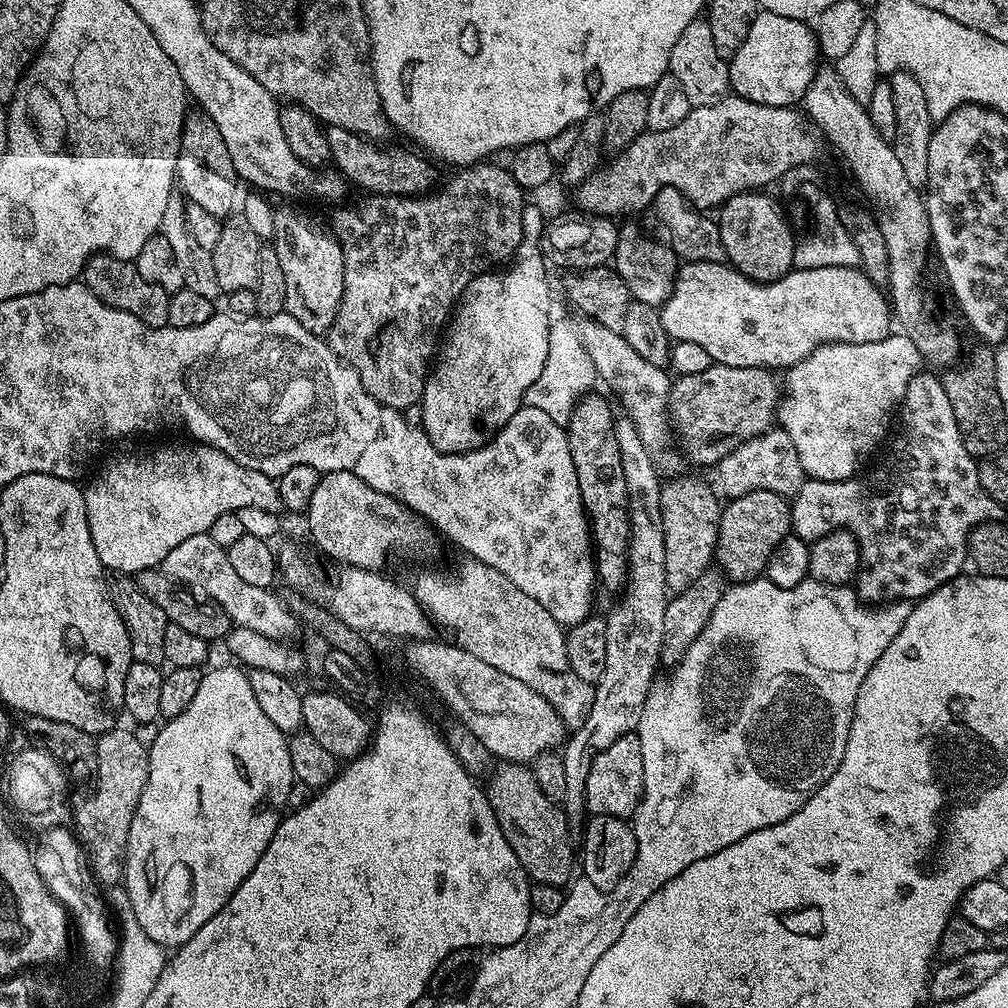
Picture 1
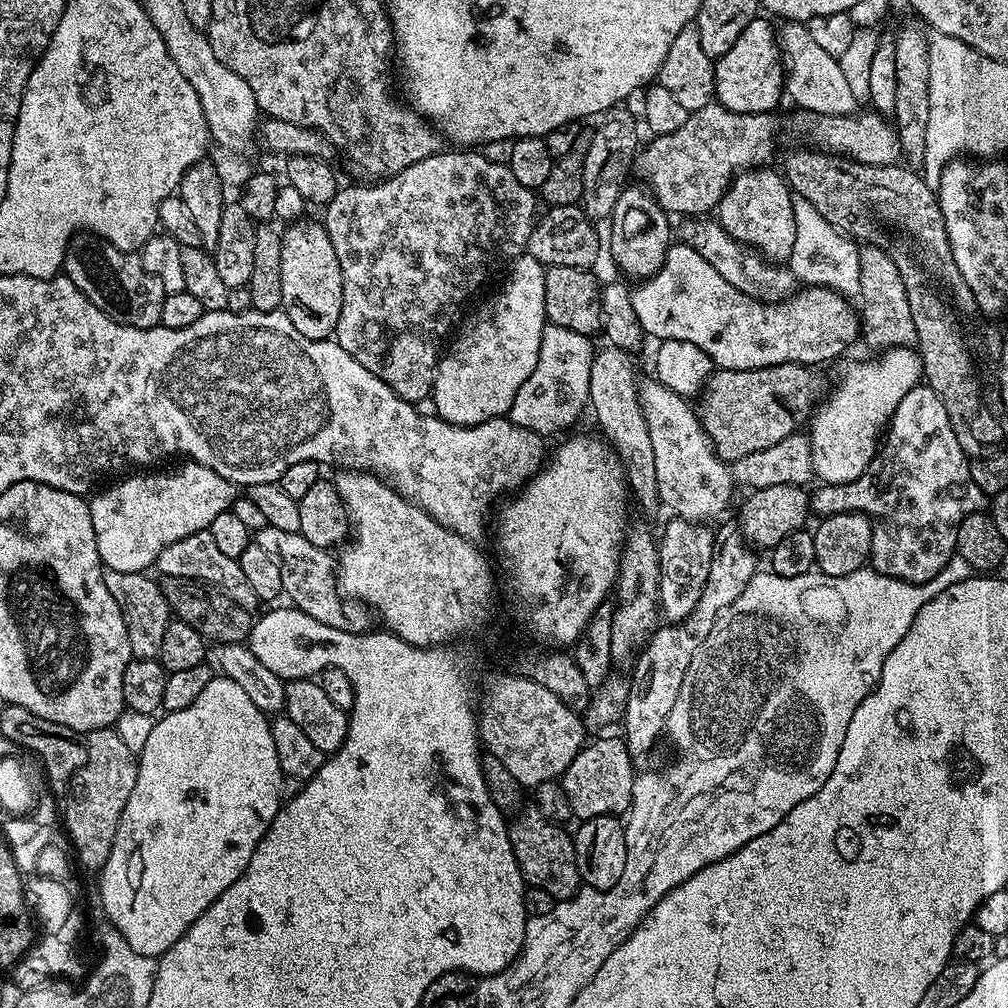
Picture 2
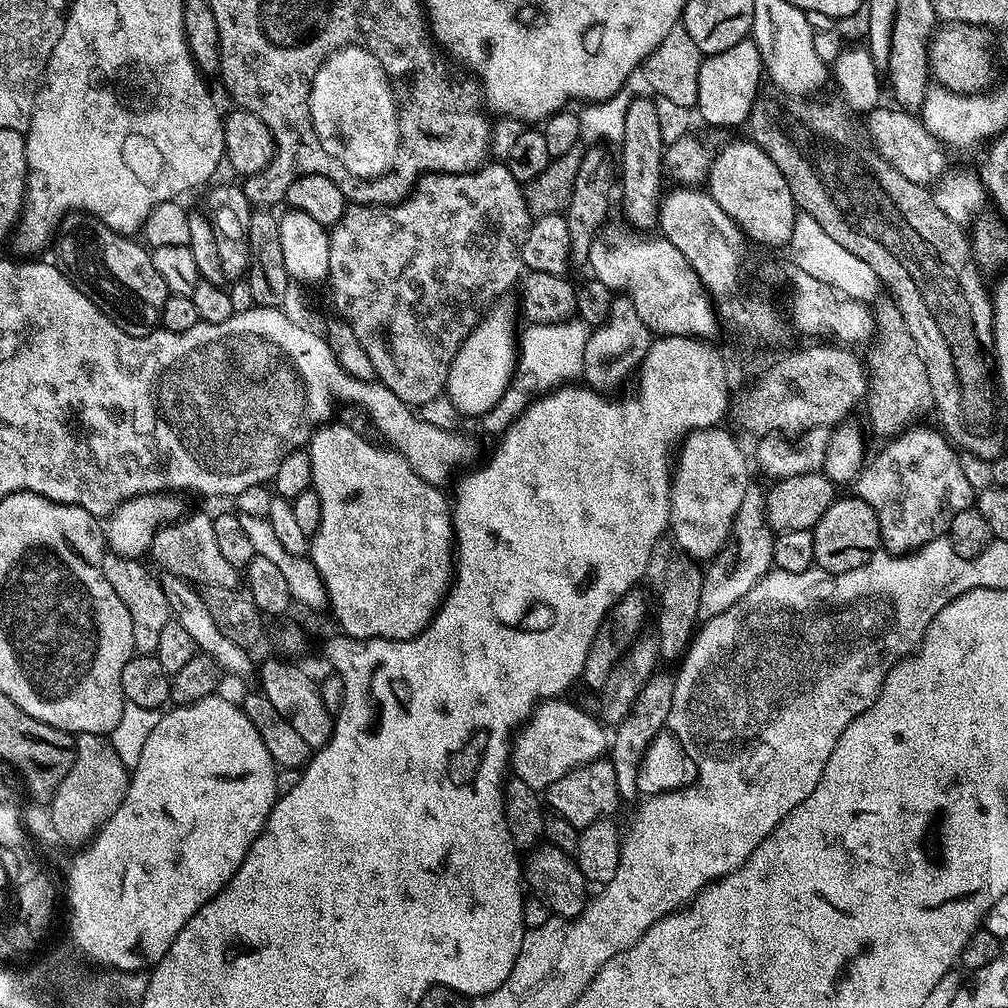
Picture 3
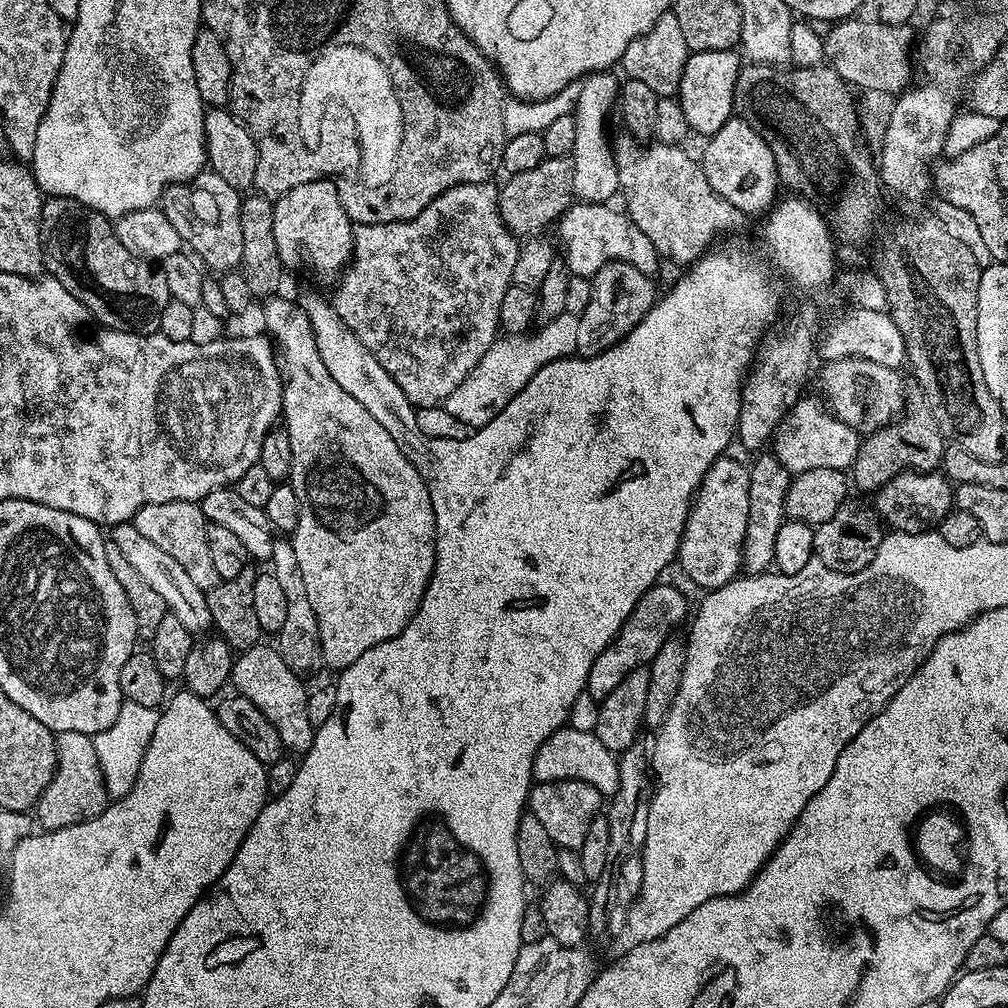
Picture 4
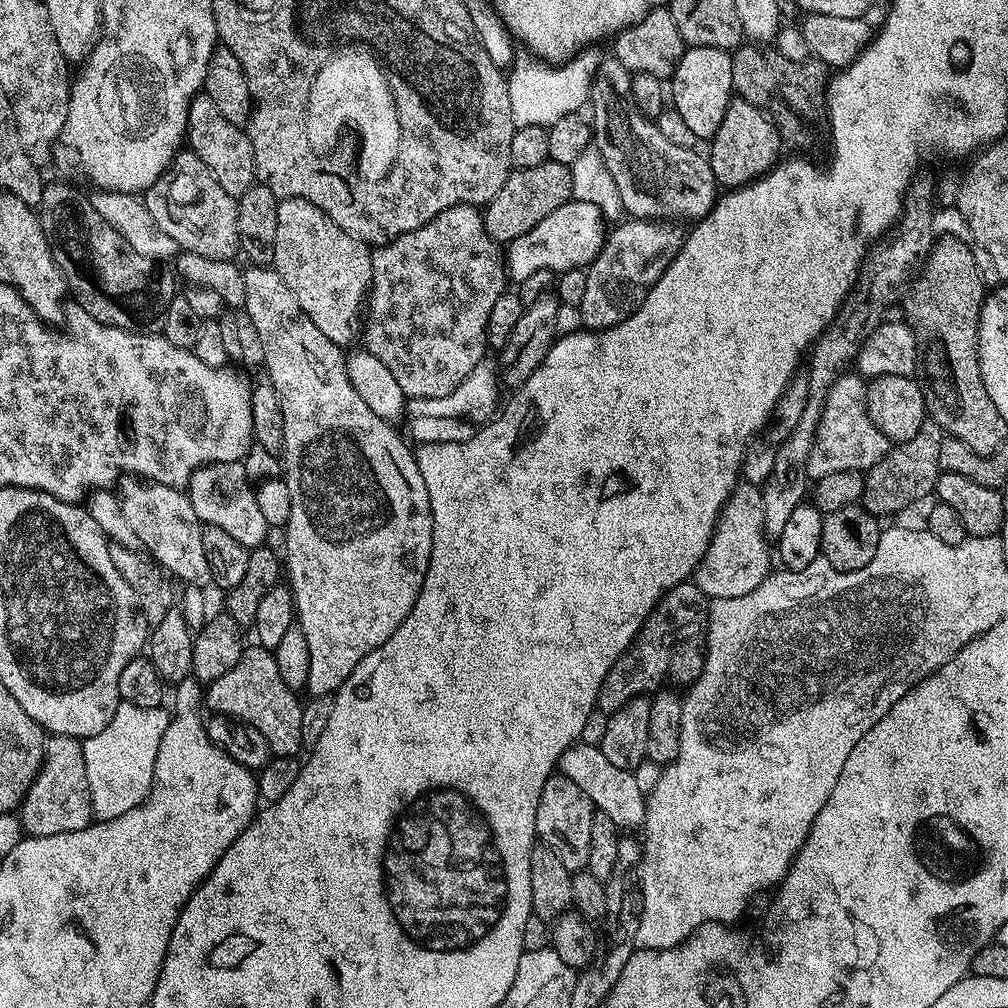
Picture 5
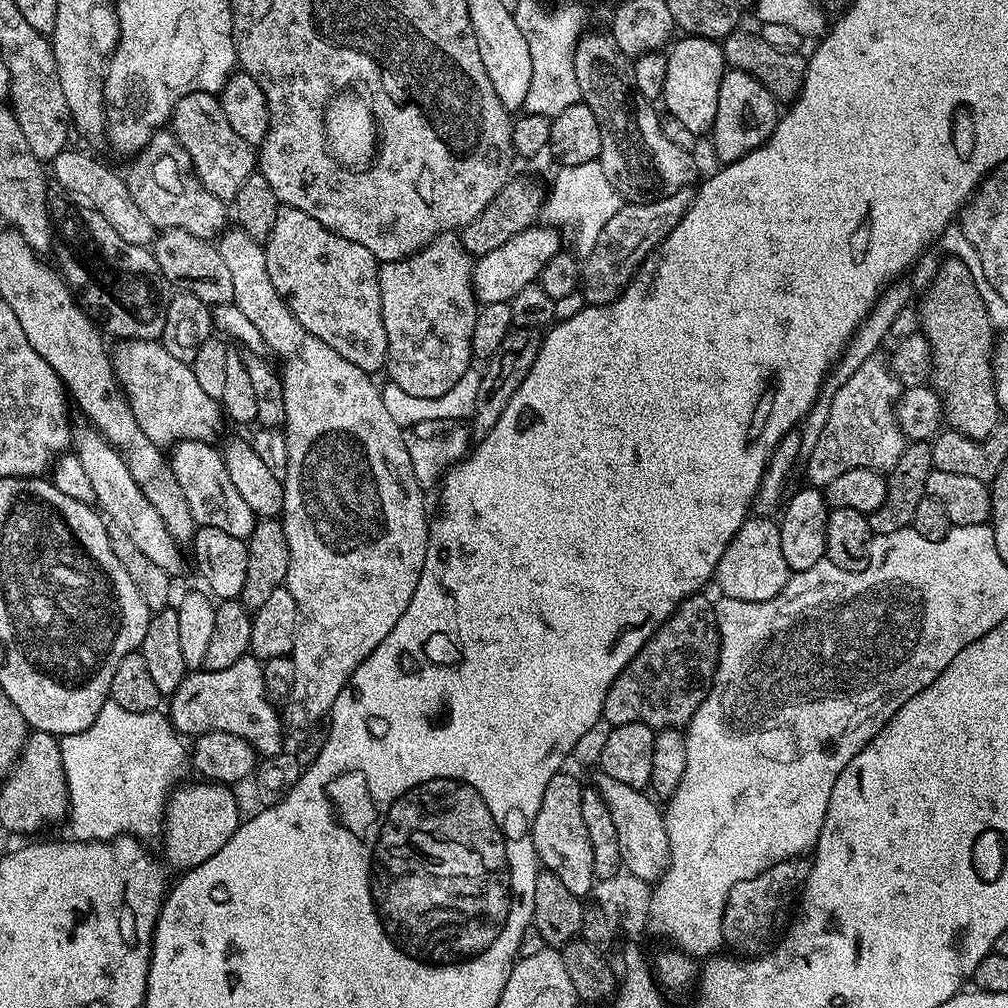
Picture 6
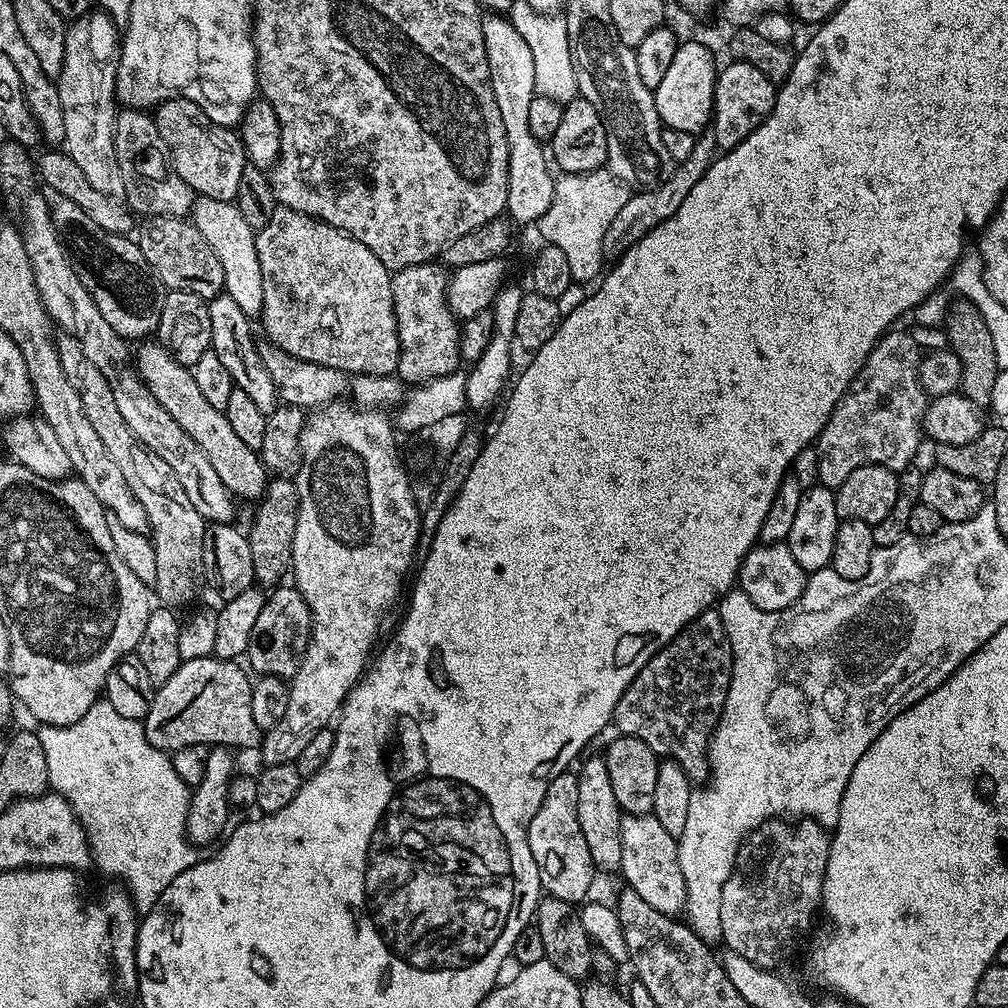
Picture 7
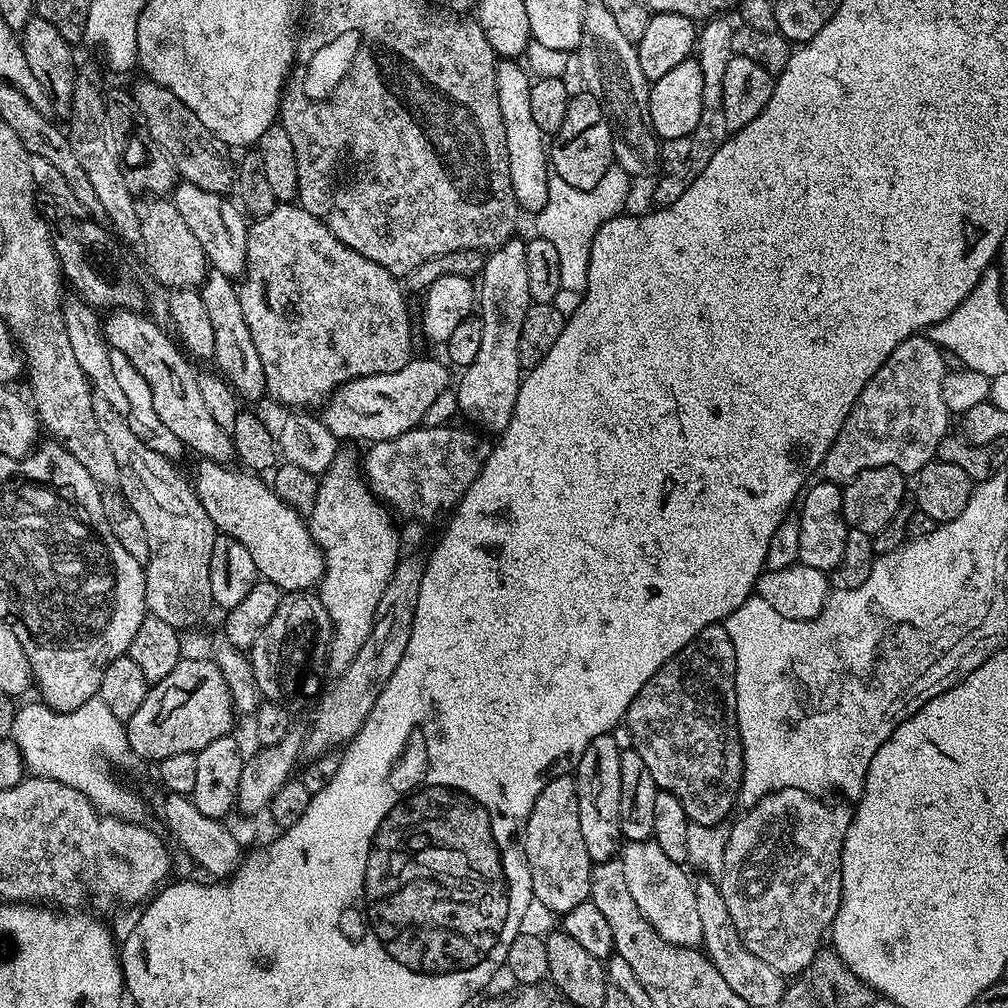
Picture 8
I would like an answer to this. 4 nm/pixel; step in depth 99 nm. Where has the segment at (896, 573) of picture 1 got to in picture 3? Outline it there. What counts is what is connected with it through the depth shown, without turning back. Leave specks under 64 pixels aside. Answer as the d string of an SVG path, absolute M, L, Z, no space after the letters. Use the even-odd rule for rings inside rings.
M909 426L899 436L891 437L884 450L874 459L869 459L860 469L860 475L854 481L854 495L862 498L870 506L874 506L874 514L878 514L878 526L883 547L889 552L903 554L914 552L926 546L932 540L941 539L945 535L946 525L962 510L973 507L974 489L966 482L966 474L962 474L960 457L943 431L932 428Z

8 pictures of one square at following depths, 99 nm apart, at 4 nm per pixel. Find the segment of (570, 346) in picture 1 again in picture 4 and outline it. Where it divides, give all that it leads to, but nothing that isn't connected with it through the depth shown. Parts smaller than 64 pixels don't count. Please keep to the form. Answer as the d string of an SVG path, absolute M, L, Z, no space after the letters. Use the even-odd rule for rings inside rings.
M564 311L558 317L543 323L535 332L517 336L500 336L486 350L475 368L470 371L456 390L448 395L444 407L452 416L462 420L466 427L475 430L492 421L508 405L522 387L530 382L544 365L576 352L579 317Z

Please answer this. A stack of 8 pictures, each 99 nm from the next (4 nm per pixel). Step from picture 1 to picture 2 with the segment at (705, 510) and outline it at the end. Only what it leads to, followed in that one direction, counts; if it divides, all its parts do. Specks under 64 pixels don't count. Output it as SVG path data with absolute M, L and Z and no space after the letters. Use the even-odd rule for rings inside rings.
M672 518L664 528L664 533L659 533L658 547L660 550L660 607L659 615L667 623L677 624L682 622L694 610L698 597L702 594L702 586L706 584L706 574L710 574L710 558L714 558L716 537L713 529L707 523L695 520L681 520Z

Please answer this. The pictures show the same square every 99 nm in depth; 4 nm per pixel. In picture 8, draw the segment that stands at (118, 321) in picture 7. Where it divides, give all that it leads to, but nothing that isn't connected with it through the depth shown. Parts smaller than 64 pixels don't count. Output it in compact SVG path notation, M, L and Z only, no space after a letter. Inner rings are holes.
M91 218L63 219L54 224L56 257L60 260L63 279L72 283L73 290L77 292L75 295L96 310L108 308L140 312L146 304L145 289L140 289L131 266L120 253L121 245L114 239L113 233L103 223Z

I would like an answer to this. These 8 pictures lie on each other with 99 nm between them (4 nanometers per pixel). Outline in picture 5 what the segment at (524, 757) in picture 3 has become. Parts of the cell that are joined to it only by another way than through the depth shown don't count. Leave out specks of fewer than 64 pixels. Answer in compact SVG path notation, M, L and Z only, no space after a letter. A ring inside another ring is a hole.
M577 742L564 751L558 765L559 775L570 778L570 782L575 782L586 793L586 798L590 798L593 809L607 814L622 830L639 829L646 818L648 801L645 789L640 789L640 784L636 781L637 773L613 766L595 743L584 743Z

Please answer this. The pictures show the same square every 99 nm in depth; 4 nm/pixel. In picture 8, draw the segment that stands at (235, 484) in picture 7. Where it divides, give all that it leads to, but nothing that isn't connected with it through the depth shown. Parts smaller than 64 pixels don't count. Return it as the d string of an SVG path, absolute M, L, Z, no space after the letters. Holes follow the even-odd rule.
M116 310L109 316L112 317L102 324L107 345L113 353L121 352L132 363L133 370L144 379L152 395L155 419L168 427L174 433L174 438L184 443L189 453L197 452L197 457L213 460L215 464L231 465L236 455L232 437L211 417L206 401L198 391L197 369L191 368L193 365L189 357L181 351L177 341L167 331L164 333L157 321L140 312Z

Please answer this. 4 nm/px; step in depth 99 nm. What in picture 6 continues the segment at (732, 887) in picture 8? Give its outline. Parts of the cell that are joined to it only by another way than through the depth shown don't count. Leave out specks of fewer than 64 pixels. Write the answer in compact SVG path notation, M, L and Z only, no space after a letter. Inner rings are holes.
M800 858L780 860L754 878L746 878L735 884L726 898L726 910L722 914L724 944L732 947L731 951L736 954L763 953L789 923L797 907L804 880L808 877L808 869L809 865Z

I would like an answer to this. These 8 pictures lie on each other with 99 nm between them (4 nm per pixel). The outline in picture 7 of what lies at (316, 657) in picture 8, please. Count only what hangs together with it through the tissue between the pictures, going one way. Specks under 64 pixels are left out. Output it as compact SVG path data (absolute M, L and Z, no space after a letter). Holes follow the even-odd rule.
M294 586L284 587L273 587L267 593L262 611L250 634L250 646L246 653L247 667L260 676L295 676L312 637L312 615L310 606L306 606L306 598L302 598Z

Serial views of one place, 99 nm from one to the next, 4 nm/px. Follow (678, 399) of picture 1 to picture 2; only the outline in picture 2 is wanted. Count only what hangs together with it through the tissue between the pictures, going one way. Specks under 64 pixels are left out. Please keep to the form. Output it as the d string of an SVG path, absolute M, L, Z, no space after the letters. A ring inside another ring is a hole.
M779 364L754 370L722 368L713 371L698 393L698 415L700 425L716 447L716 453L724 461L731 462L746 458L746 454L754 454L754 450L766 450L766 446L774 446L774 442L782 442L782 438L799 433L809 423L818 404L816 376L812 372L815 371L807 364Z

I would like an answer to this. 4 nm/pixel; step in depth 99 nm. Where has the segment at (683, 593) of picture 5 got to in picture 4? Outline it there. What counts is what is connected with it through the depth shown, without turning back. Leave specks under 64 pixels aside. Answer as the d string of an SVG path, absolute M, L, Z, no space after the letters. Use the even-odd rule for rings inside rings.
M657 582L650 590L638 598L638 606L626 618L626 622L618 630L618 634L608 645L598 658L594 658L594 666L590 666L588 675L587 695L593 696L596 702L605 700L614 686L626 678L636 668L642 668L651 664L653 658L662 650L664 643L673 635L672 632L680 623L687 621L690 616L690 604L688 600L672 584Z

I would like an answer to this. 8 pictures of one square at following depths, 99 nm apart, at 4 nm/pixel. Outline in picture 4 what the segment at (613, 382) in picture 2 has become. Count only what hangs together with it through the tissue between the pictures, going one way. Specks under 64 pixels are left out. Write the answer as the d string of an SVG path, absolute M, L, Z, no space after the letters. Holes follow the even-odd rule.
M611 260L609 264L601 266L591 277L590 302L579 317L576 352L582 356L597 356L626 338L626 334L630 334L630 330L642 322L658 299L652 279L649 273L638 270L638 266L632 266L630 262Z

